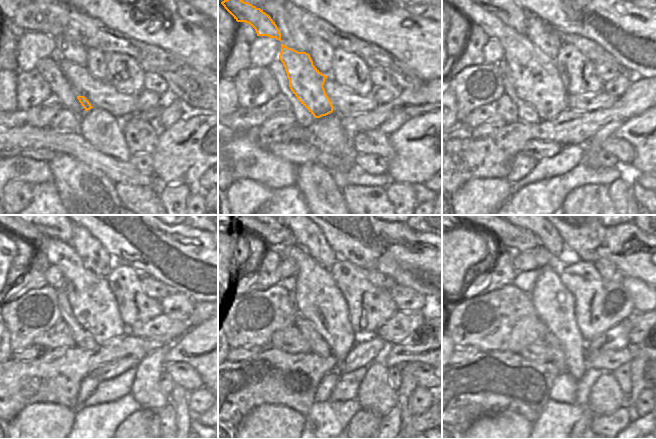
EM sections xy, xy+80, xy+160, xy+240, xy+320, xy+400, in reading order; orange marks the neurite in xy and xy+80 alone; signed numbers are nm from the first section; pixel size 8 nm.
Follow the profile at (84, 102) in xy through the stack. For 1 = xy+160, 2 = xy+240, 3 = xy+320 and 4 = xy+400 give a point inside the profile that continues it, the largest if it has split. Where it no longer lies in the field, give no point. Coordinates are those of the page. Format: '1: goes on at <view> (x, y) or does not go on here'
1: goes on at xy+160 (536, 80)
2: goes on at xy+240 (93, 304)
3: goes on at xy+320 (317, 298)
4: goes on at xy+400 (555, 306)

